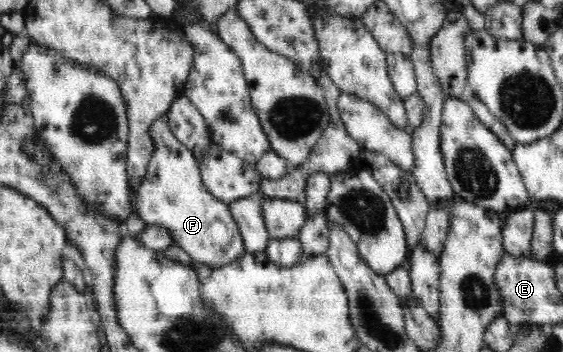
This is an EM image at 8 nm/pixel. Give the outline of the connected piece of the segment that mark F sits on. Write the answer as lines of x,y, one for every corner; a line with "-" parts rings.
165,116
152,123
150,136
155,144
155,151
148,163
147,173
141,179
141,185
137,190
136,215
139,215
146,224
165,228
173,236
174,243
189,254
192,265
201,263
217,268
239,259
246,249
238,225
231,215
229,204
209,194
209,191
202,185
201,168
193,152
171,132

